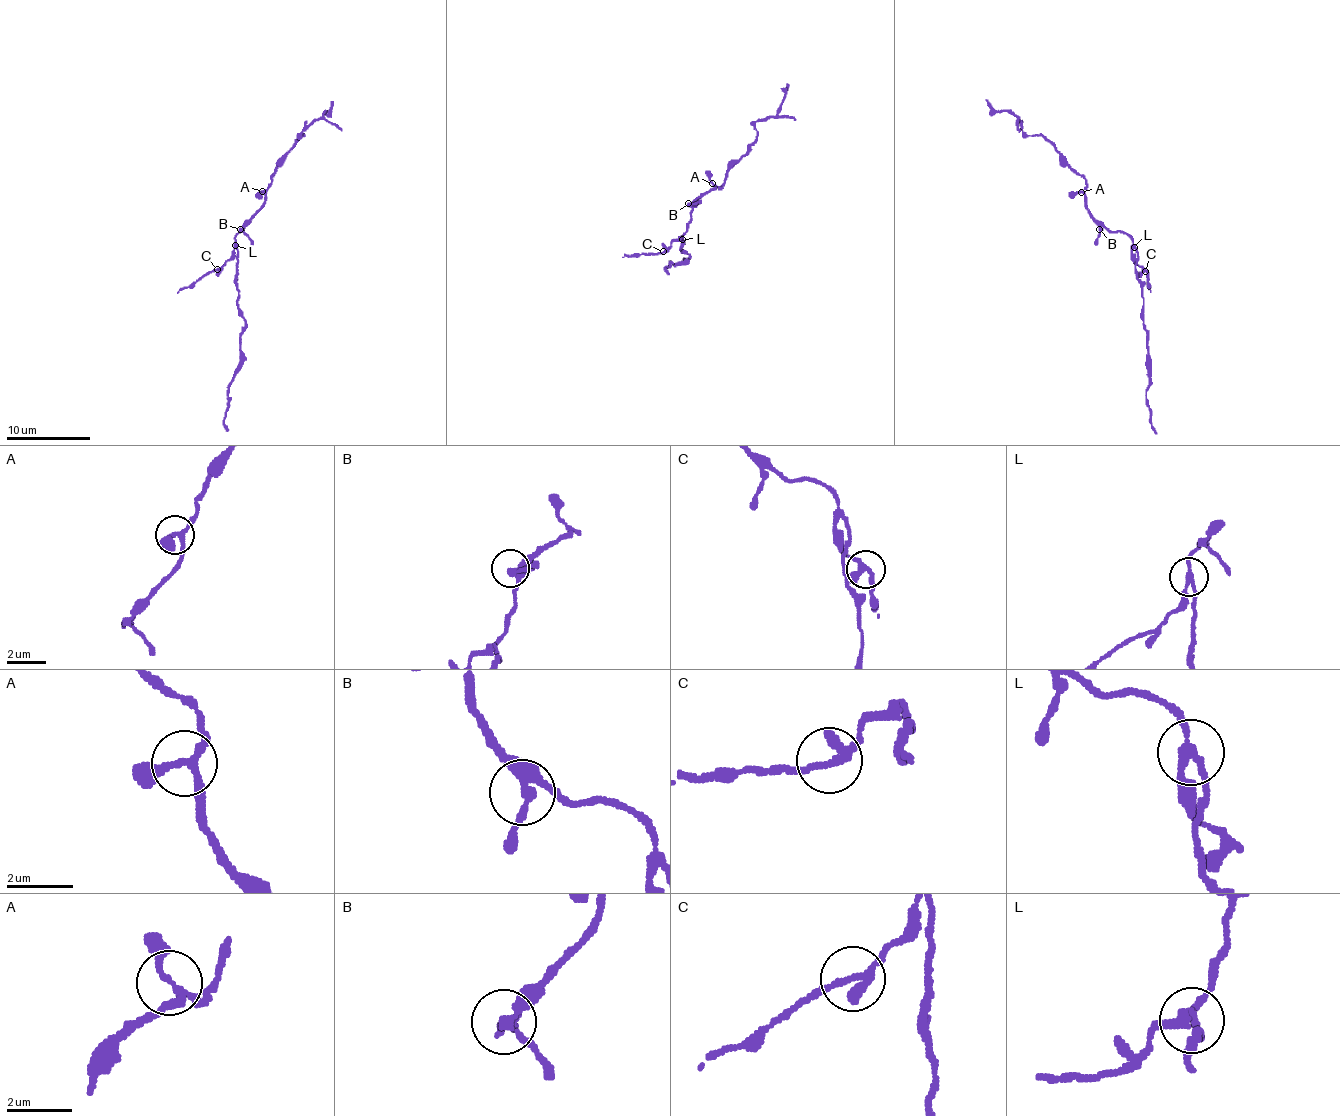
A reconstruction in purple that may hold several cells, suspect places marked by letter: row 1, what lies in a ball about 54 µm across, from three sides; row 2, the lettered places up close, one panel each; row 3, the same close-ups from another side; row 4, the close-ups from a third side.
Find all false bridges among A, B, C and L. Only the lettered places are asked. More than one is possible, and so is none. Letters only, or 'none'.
L

